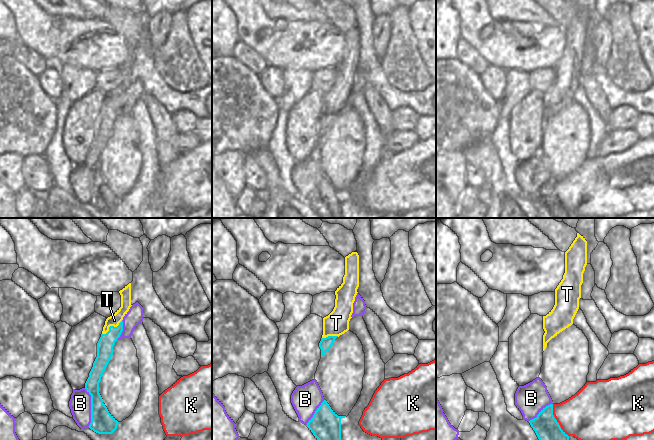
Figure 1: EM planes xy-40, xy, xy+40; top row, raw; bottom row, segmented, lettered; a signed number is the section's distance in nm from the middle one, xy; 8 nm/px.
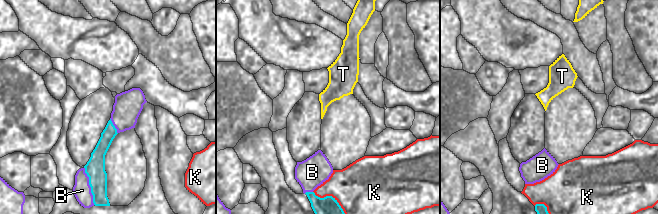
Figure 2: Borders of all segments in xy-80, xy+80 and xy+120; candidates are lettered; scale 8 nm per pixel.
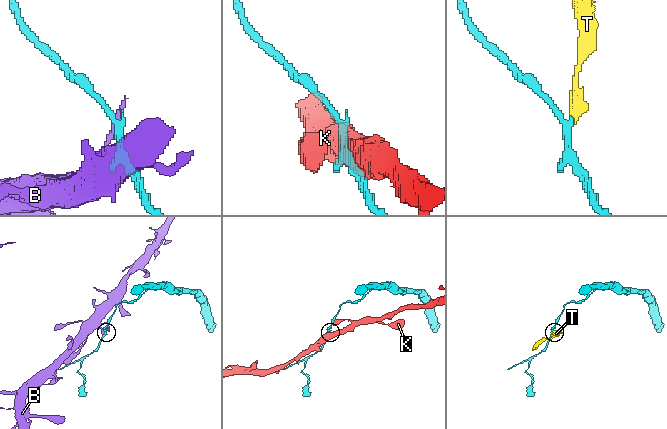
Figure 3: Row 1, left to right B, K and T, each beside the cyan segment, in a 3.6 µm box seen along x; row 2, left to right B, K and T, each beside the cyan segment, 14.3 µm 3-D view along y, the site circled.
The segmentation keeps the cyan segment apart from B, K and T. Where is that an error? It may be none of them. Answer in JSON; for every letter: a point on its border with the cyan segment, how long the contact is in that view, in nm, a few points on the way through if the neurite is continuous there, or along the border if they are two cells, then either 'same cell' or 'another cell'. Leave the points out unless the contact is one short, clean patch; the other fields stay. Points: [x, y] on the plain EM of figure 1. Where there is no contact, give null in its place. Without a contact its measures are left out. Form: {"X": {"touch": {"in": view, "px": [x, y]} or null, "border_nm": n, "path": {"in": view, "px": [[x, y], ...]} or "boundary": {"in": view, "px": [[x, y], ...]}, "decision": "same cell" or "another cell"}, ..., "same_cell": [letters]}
{"B": {"touch": {"in": "xy-40", "px": [91, 184]}, "border_nm": 320, "decision": "another cell"}, "K": {"touch": {"in": "xy+40", "px": [556, 196]}, "border_nm": 300, "decision": "another cell"}, "T": {"touch": {"in": "xy-40", "px": [111, 102]}, "border_nm": 200, "boundary": {"in": "xy-40", "px": [[121, 96], [116, 102], [110, 102], [102, 110]]}, "decision": "another cell"}, "same_cell": []}

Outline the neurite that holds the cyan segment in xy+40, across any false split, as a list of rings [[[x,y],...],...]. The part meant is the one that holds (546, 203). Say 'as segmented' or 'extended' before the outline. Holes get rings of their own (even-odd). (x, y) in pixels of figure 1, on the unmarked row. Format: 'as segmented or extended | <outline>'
as segmented | [[[553,180],[543,184],[529,197],[540,218],[568,218],[569,212],[561,205],[553,191]]]

